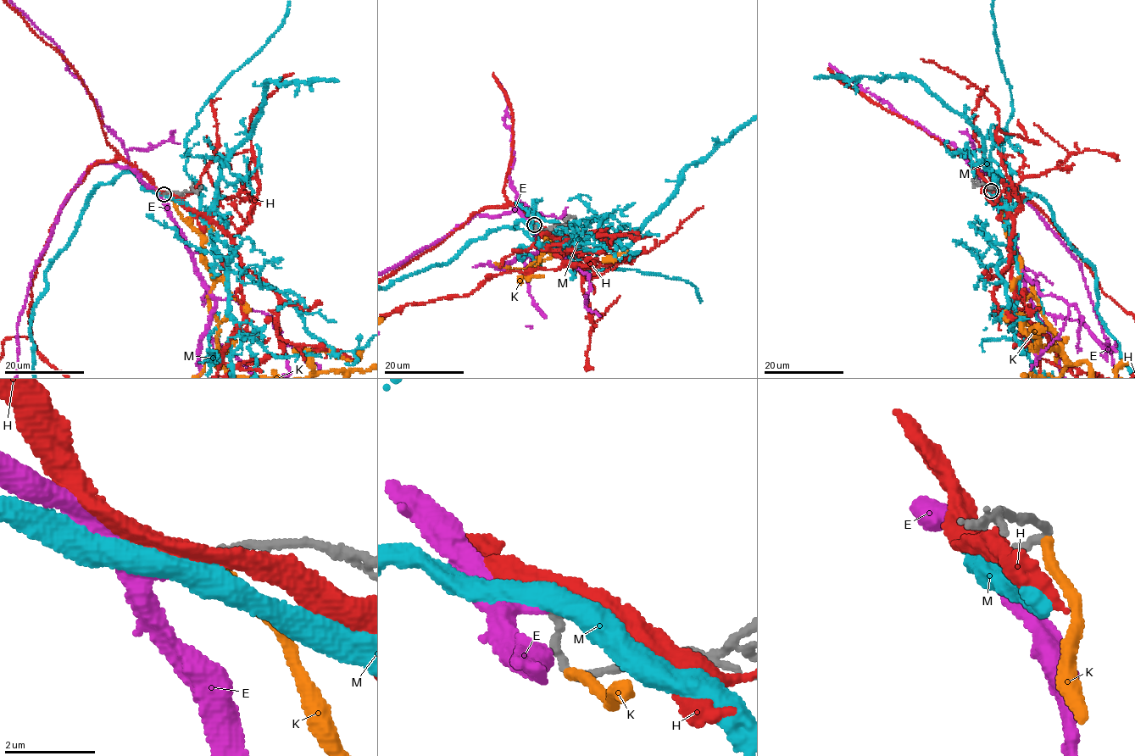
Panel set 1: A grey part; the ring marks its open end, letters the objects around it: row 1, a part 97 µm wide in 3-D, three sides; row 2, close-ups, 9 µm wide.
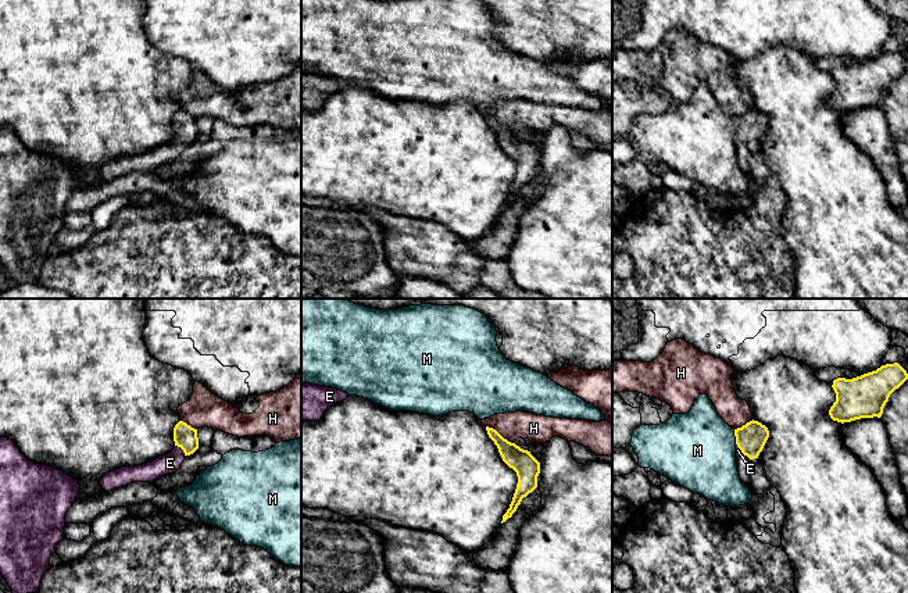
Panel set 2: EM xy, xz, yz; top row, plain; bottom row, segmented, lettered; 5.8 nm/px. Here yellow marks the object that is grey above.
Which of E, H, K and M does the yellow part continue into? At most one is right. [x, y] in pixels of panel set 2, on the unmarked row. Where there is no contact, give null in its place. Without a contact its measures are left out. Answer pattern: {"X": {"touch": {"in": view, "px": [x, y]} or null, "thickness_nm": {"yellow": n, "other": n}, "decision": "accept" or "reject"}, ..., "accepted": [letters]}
{"E": {"touch": {"in": "xy", "px": [181, 136]}, "thickness_nm": {"yellow": 140, "other": 120}, "decision": "accept"}, "H": {"touch": {"in": "xz", "px": [499, 122]}, "thickness_nm": {"yellow": 140, "other": 160}, "decision": "reject"}, "K": {"touch": null, "decision": "reject"}, "M": {"touch": {"in": "yz", "px": [736, 127]}, "thickness_nm": {"yellow": 170, "other": 440}, "decision": "reject"}, "accepted": ["E"]}

